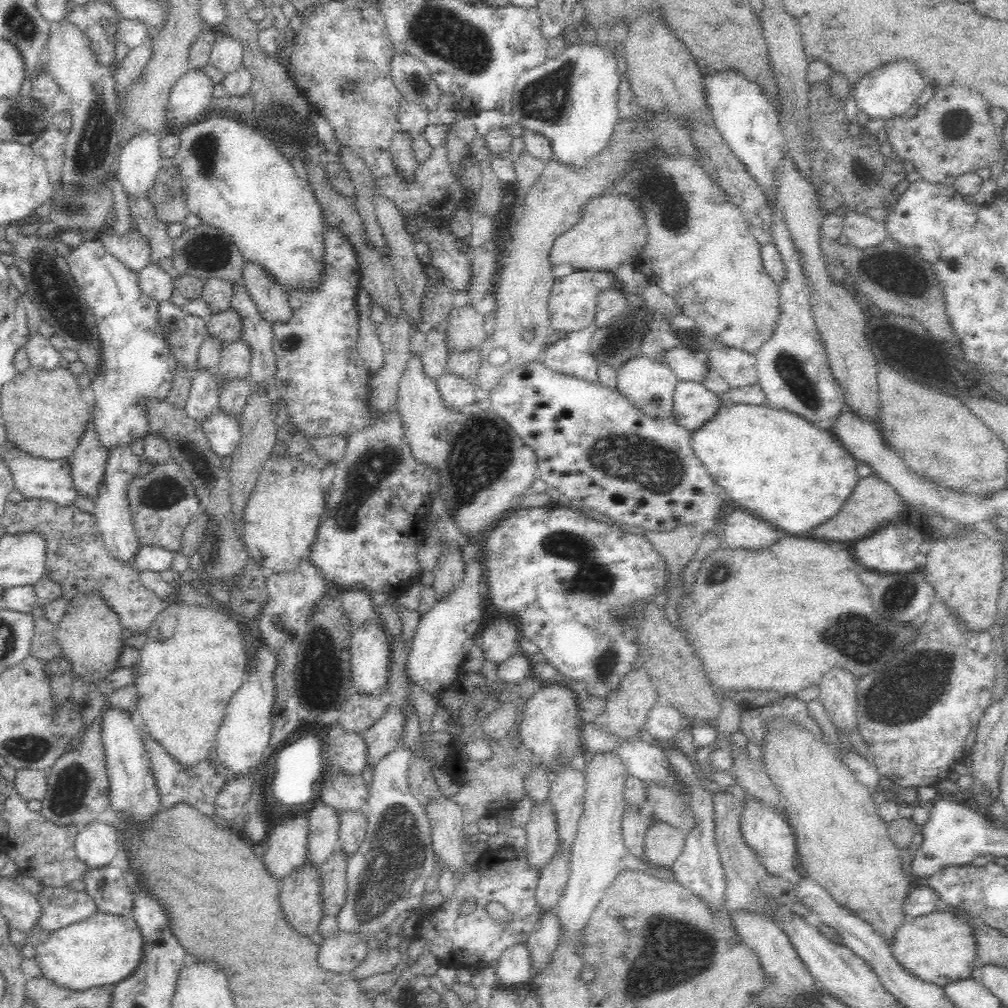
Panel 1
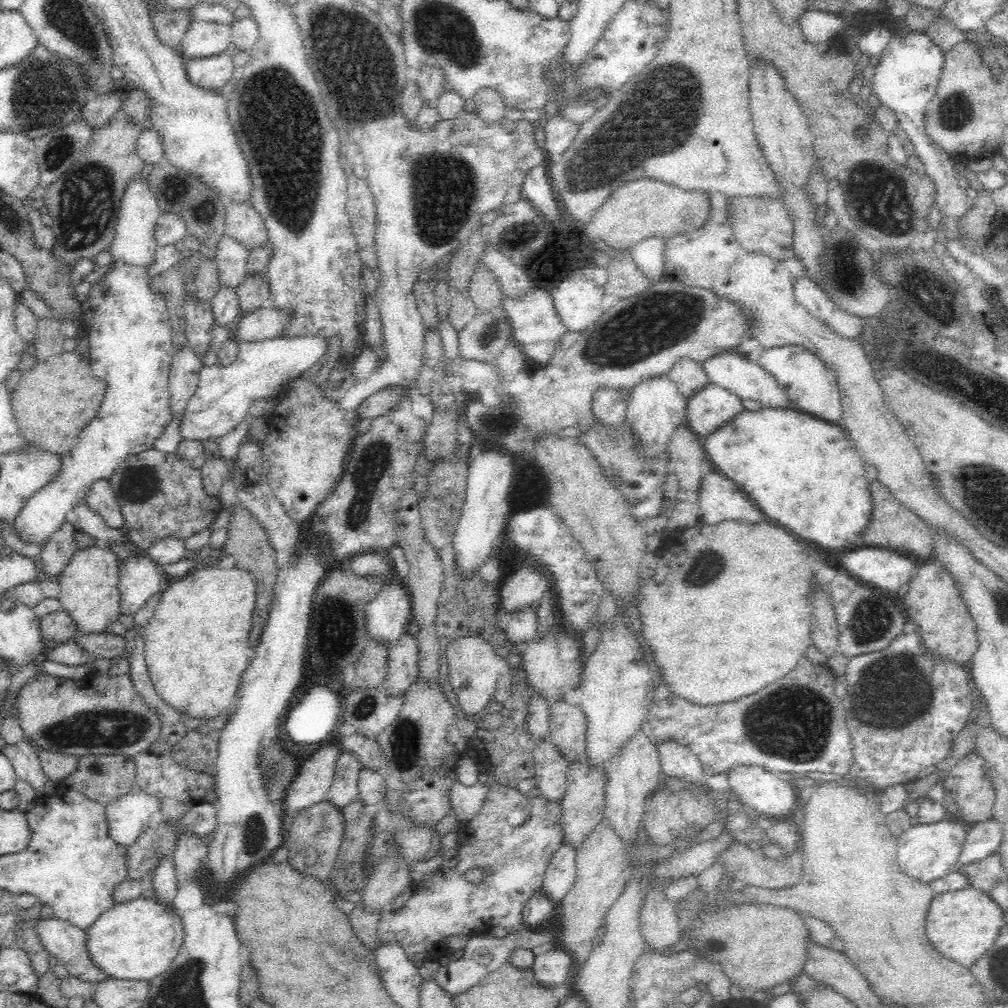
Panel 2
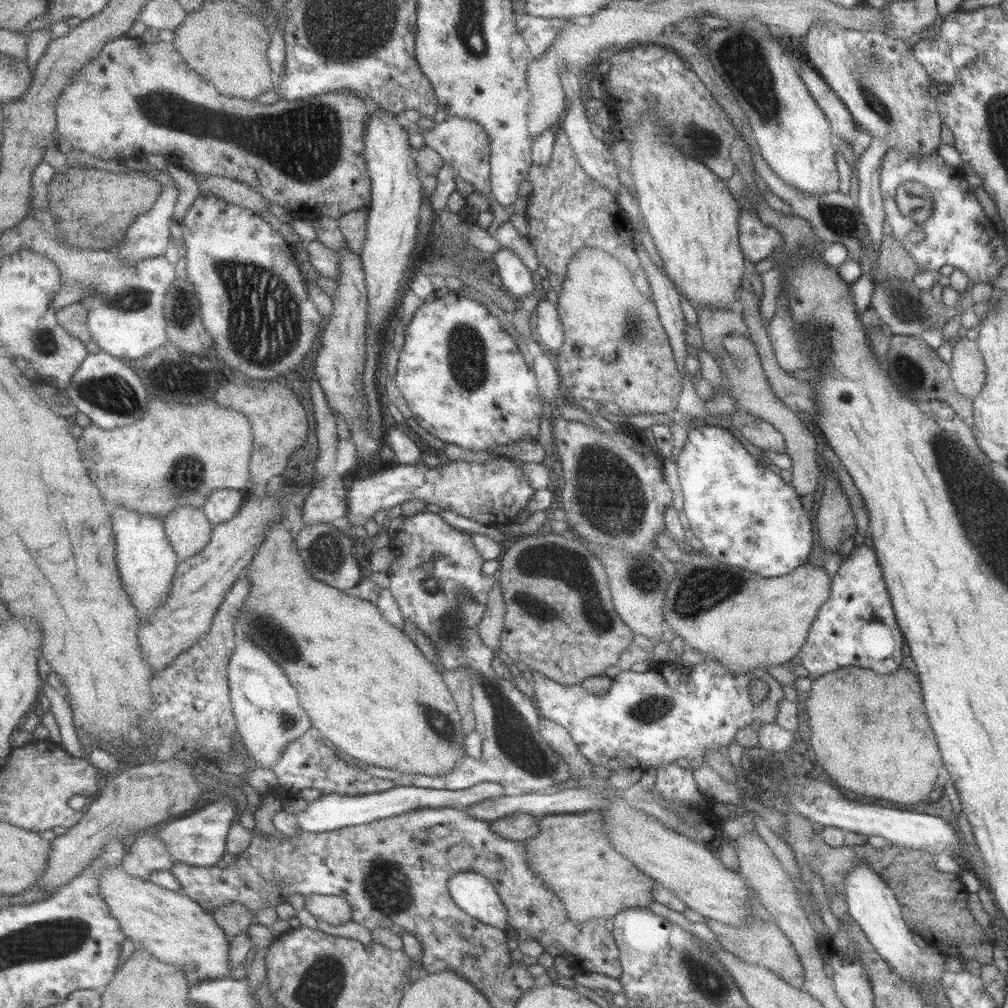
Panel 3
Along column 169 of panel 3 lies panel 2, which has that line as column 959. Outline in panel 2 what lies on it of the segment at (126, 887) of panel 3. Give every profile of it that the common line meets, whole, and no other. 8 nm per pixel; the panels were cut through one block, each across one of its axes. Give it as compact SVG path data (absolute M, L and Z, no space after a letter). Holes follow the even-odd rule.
M968 886L935 896L928 909L925 931L940 954L970 969L998 938L1000 929L1007 923L1004 915L1004 909L992 899L991 894Z

